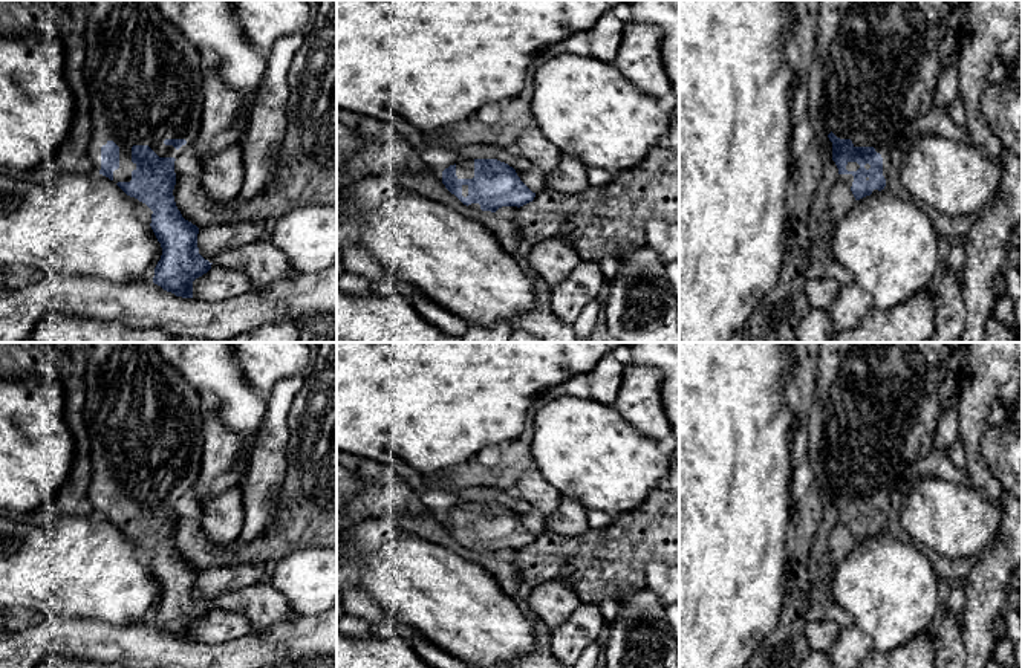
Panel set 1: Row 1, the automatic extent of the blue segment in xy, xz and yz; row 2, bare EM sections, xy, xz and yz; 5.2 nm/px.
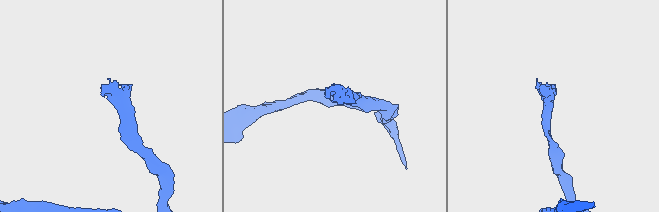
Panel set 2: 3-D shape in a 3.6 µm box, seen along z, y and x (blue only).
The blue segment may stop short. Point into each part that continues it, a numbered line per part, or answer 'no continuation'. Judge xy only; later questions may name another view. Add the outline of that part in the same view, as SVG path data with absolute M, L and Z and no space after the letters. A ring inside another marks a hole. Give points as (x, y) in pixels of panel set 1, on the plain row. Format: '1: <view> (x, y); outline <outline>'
1: xy (146, 424); outline M93 342L83 373L86 402L86 423L92 437L92 480L89 500L95 515L101 512L101 489L113 483L119 489L119 511L113 514L113 524L130 524L136 506L132 504L133 488L148 488L159 500L174 500L190 495L197 483L202 446L203 419L200 396L150 342ZM165 482L185 482L187 486L176 492L165 488Z

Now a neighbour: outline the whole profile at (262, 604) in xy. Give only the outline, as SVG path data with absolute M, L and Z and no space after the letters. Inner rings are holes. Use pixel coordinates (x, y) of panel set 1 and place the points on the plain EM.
M257 582L246 589L223 592L213 607L240 611L251 624L251 633L262 634L286 618L294 618L286 599L269 584Z

